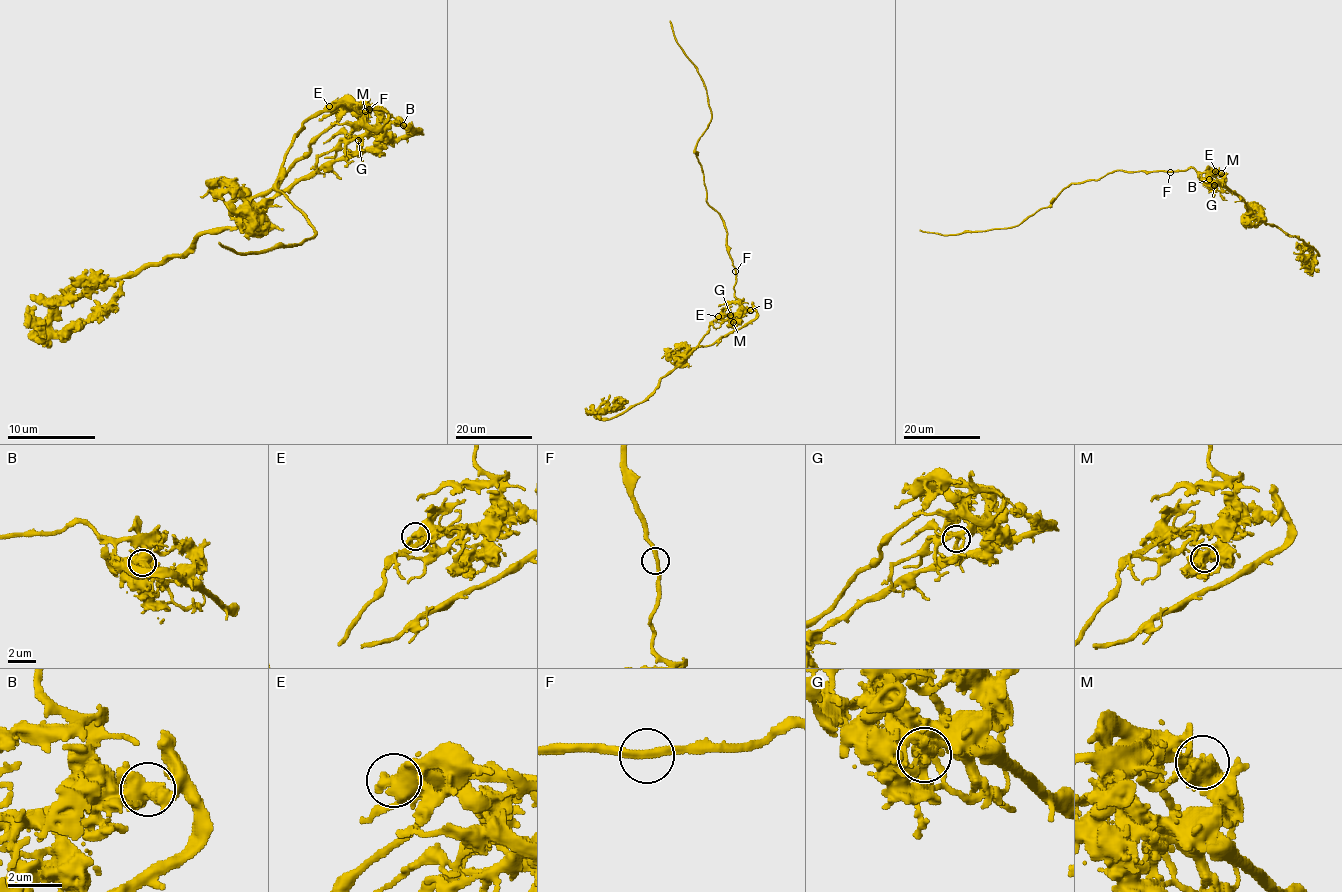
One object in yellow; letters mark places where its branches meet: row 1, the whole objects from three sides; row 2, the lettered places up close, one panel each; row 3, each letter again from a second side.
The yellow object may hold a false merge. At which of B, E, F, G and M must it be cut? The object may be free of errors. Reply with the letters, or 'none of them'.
B

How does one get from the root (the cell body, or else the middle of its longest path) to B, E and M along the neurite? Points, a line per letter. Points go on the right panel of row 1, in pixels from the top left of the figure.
B: (1170, 171), (1193, 168), (1204, 173), (1208, 178)
E: (1170, 171), (1190, 168), (1199, 172), (1215, 171)
M: (1170, 171), (1193, 168), (1199, 172), (1221, 173)

